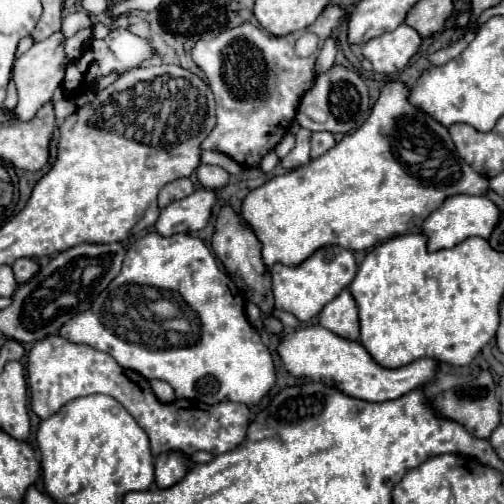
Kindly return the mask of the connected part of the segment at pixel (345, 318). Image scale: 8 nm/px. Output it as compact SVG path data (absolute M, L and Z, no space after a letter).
M343 289L339 297L329 301L319 313L319 325L333 331L335 335L357 341L359 339L359 319L357 319L357 305L351 297L349 289Z

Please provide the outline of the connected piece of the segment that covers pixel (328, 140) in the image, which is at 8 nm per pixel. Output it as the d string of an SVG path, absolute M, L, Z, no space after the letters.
M313 133L313 143L311 143L311 159L321 157L323 153L327 153L331 147L335 145L335 137L333 133Z

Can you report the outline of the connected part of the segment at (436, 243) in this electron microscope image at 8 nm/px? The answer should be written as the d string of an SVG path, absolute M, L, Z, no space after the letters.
M455 195L449 197L435 213L431 213L423 225L421 233L427 237L427 249L429 251L439 251L439 249L449 249L457 245L459 241L465 241L467 237L483 237L487 239L491 235L491 229L499 223L501 211L499 207L483 195Z

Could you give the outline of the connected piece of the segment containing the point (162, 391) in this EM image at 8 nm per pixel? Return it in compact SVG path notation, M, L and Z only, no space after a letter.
M151 381L151 389L153 389L153 393L161 399L161 401L173 401L175 399L175 391L173 391L173 387L169 385L169 383L165 383L165 381Z

